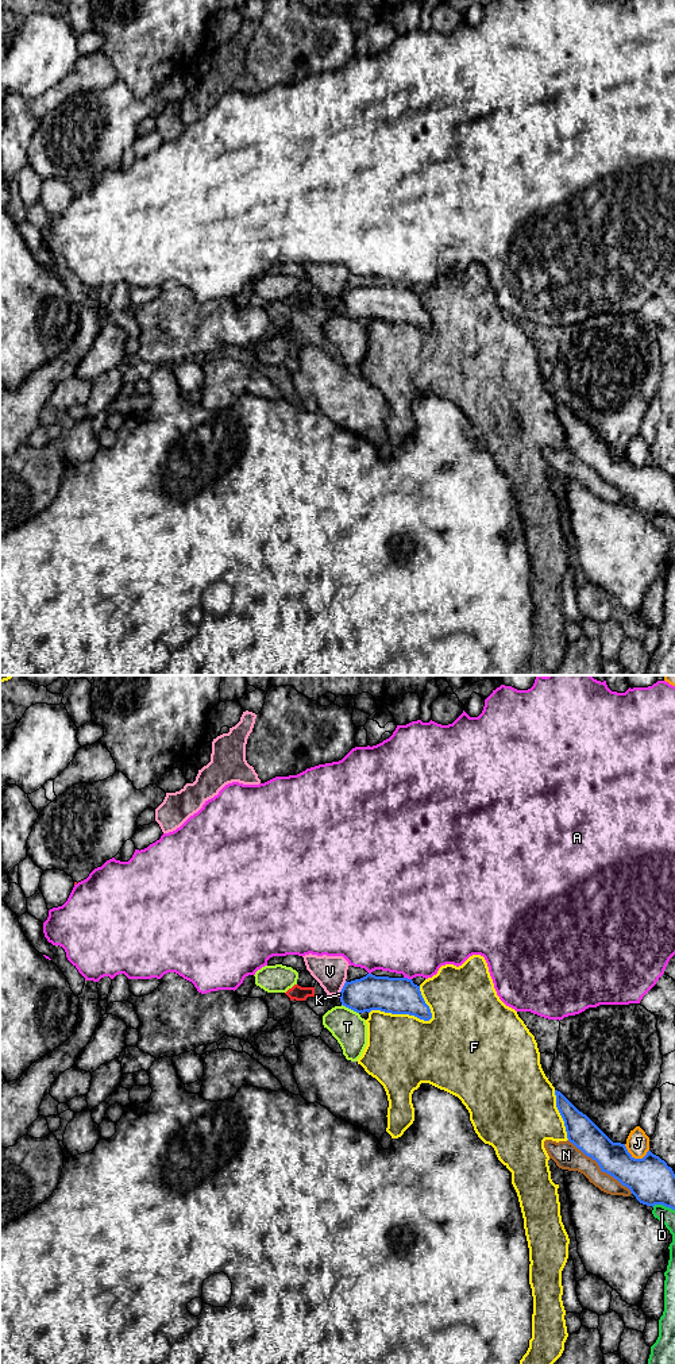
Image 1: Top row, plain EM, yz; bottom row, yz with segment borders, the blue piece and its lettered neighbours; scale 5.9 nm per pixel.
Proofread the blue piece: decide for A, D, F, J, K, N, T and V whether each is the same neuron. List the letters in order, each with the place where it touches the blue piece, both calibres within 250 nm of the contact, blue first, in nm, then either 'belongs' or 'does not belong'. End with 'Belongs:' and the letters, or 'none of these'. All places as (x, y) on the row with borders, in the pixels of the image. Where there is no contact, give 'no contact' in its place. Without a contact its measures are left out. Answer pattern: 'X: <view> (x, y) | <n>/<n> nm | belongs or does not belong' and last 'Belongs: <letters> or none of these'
A: yz (407, 978) | 220/460 nm | does not belong
D: yz (663, 1205) | 280/100 nm | does not belong
F: yz (401, 1013) | 220/440 nm | does not belong
J: yz (633, 1158) | 280/140 nm | does not belong
K: yz (339, 995) | 200/20 nm | belongs
N: yz (600, 1167) | 200/160 nm | does not belong
T: yz (350, 1008) | 200/200 nm | does not belong
V: yz (343, 987) | 200/190 nm | does not belong
Belongs: K

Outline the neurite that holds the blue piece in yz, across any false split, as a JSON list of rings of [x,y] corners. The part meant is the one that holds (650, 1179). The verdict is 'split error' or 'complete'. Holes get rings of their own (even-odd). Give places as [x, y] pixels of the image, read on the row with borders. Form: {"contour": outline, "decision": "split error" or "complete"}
{"contour": [[[555,1090],[555,1095],[570,1143],[595,1160],[602,1172],[628,1187],[640,1203],[675,1210],[675,1174],[664,1160],[651,1151],[643,1159],[634,1159],[625,1144],[613,1143],[560,1091]]], "decision": "complete"}

